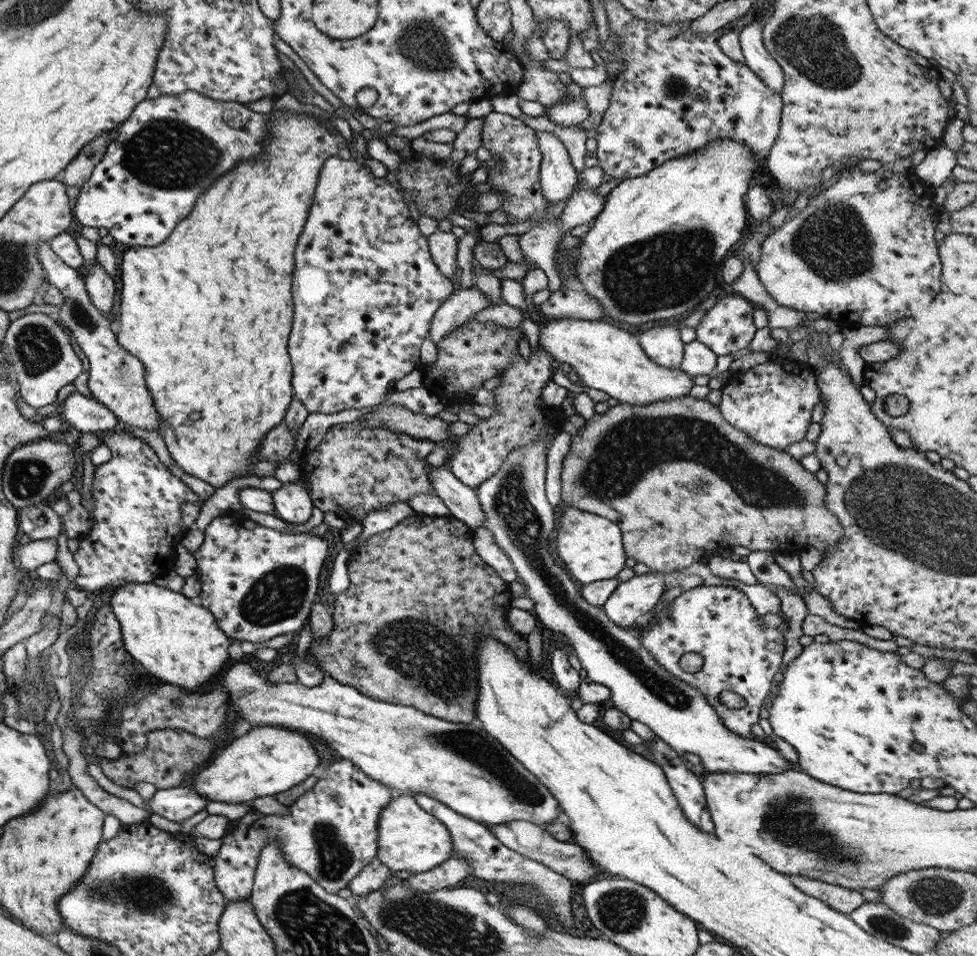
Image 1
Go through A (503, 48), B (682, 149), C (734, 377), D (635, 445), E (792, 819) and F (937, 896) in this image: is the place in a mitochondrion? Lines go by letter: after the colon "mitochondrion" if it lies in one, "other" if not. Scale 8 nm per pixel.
A: other
B: other
C: other
D: mitochondrion
E: mitochondrion
F: mitochondrion

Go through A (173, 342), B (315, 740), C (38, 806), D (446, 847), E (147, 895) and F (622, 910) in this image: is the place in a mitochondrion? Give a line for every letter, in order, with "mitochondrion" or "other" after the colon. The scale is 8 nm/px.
A: other
B: other
C: other
D: other
E: mitochondrion
F: mitochondrion

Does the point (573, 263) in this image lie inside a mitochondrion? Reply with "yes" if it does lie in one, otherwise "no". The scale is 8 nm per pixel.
no

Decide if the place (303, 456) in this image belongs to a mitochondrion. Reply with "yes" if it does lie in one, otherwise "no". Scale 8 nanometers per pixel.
no

